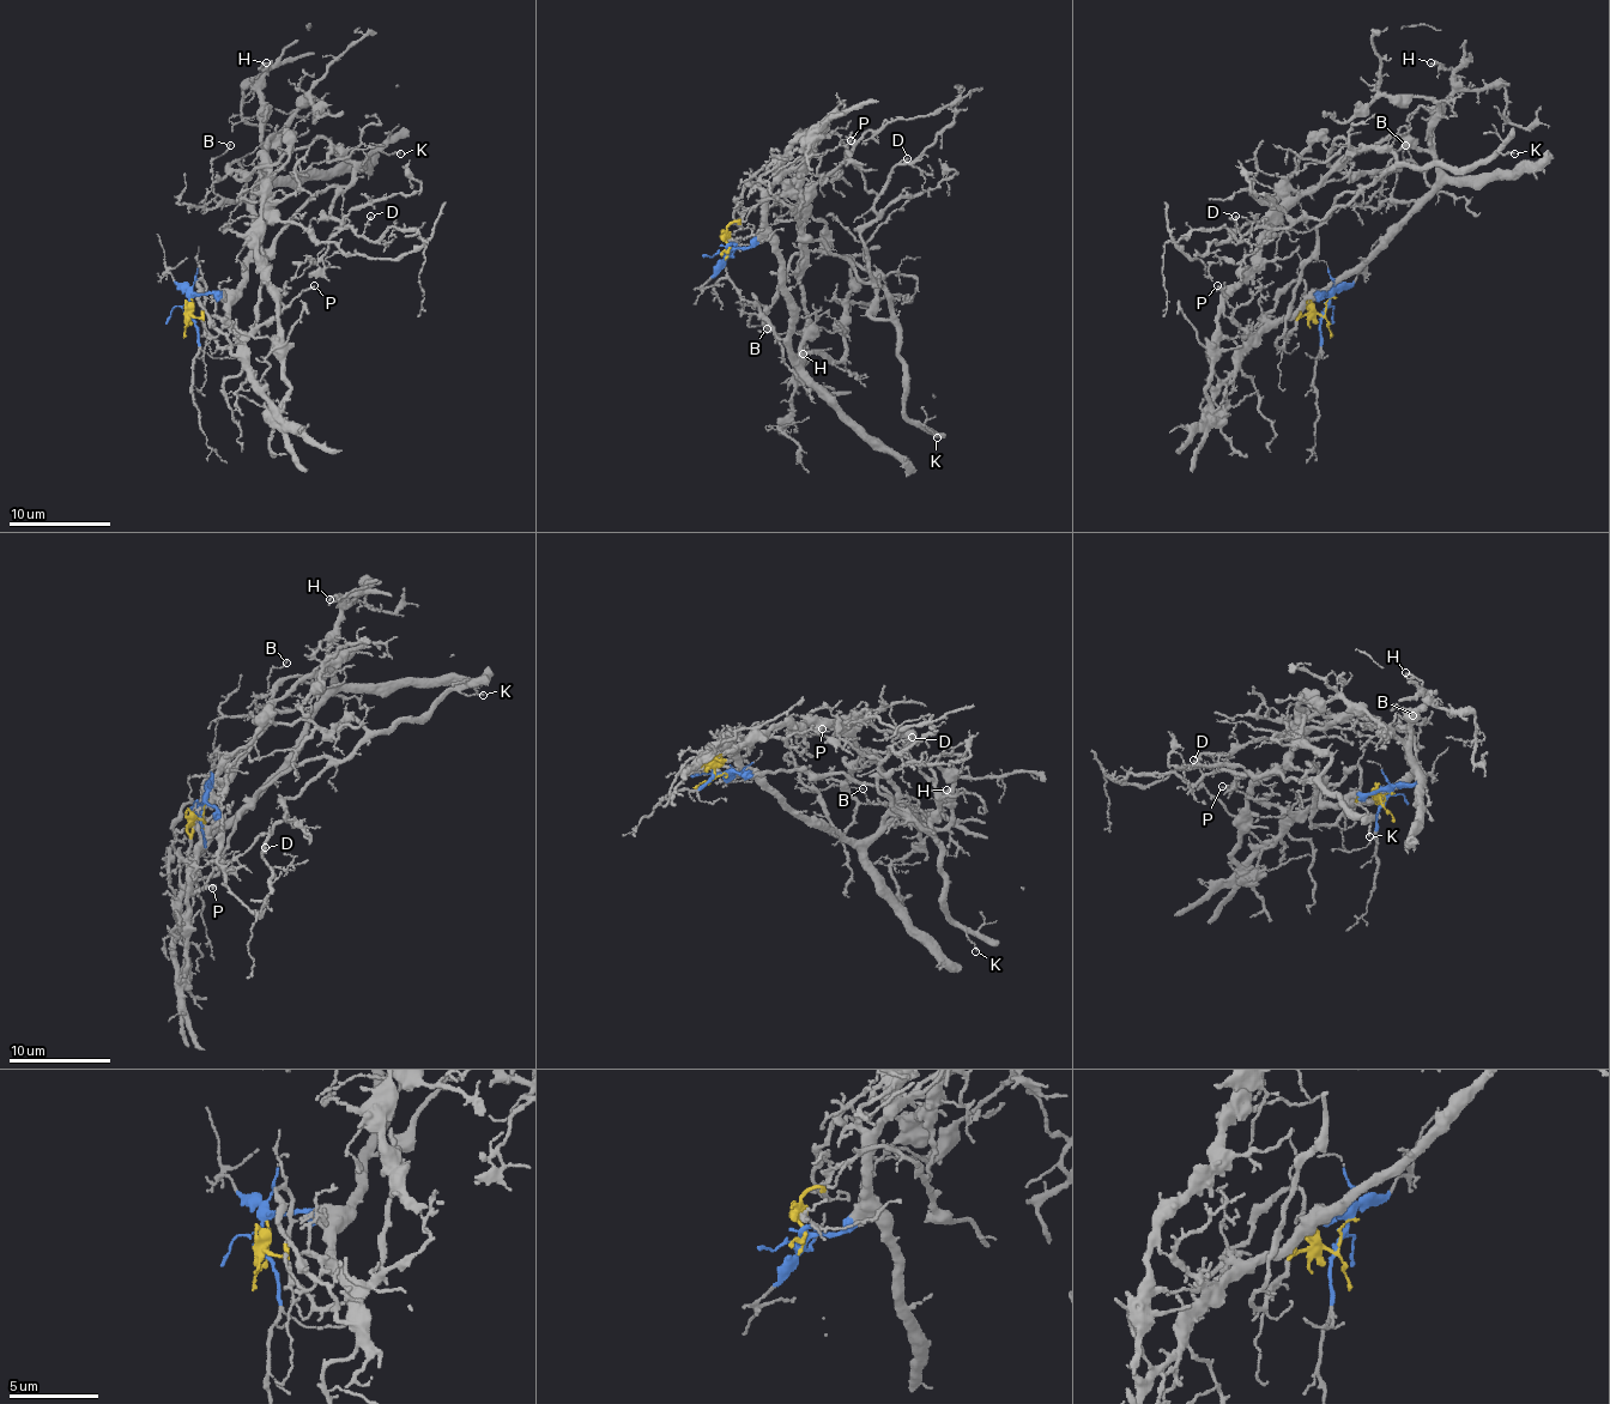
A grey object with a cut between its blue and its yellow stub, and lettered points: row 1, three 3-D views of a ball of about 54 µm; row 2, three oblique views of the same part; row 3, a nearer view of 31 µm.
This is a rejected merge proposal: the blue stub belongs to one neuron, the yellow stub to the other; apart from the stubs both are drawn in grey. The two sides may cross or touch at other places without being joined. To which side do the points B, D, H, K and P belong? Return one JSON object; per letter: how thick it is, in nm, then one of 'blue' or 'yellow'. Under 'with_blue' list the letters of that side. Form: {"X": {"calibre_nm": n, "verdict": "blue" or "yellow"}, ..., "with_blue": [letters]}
{"B": {"calibre_nm": 110, "verdict": "blue"}, "D": {"calibre_nm": 140, "verdict": "yellow"}, "H": {"calibre_nm": 160, "verdict": "blue"}, "K": {"calibre_nm": 130, "verdict": "yellow"}, "P": {"calibre_nm": 150, "verdict": "blue"}, "with_blue": ["B", "H", "P"]}

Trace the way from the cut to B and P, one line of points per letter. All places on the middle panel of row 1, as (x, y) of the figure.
B: (727, 250), (770, 242), (791, 310), (791, 331), (782, 339), (762, 319), (750, 316), (750, 326), (767, 328)
P: (727, 250), (750, 244), (762, 222), (764, 194), (791, 169), (810, 156), (823, 156), (851, 141)

